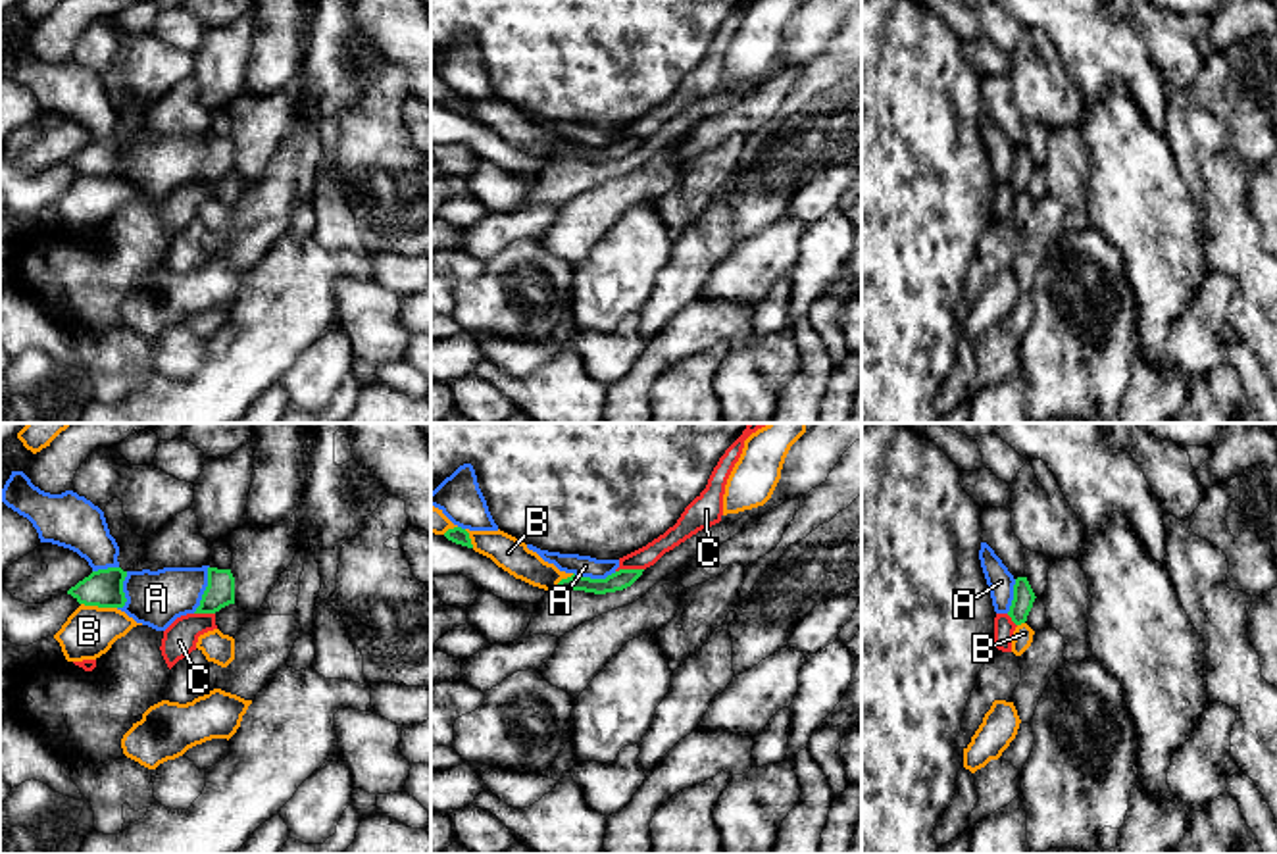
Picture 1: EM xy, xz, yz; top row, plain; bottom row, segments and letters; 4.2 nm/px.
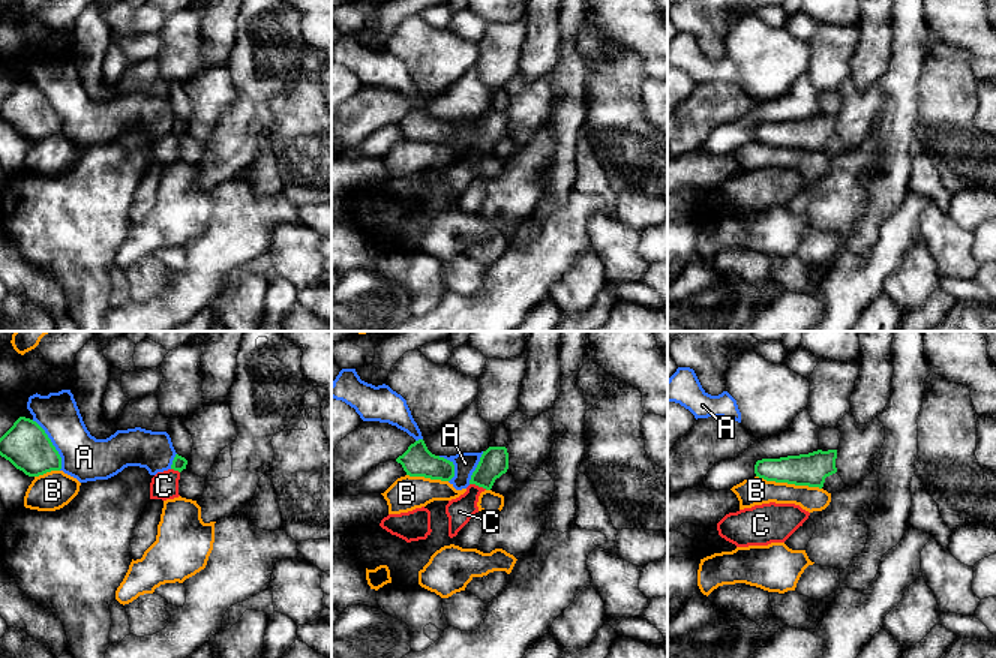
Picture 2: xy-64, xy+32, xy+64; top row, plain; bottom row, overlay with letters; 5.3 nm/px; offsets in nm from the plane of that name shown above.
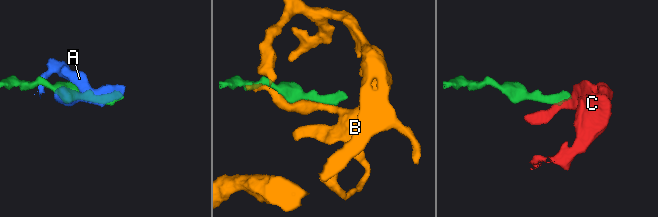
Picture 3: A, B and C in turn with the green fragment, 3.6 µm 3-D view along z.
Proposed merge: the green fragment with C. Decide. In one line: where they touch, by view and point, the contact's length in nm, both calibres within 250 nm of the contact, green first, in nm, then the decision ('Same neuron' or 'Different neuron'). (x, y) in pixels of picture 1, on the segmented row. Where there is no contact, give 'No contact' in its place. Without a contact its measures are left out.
Touches green at xz (629, 570). Shared border 120 nm. Thickness 80 nm (green) against 90 nm. Different neuron

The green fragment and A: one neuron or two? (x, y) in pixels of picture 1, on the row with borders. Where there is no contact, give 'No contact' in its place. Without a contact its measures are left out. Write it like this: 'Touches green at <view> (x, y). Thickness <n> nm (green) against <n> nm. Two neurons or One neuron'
Touches green at xy (206, 589). Thickness 120 nm (green) against 240 nm. Two neurons

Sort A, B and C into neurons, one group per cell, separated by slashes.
A C / B

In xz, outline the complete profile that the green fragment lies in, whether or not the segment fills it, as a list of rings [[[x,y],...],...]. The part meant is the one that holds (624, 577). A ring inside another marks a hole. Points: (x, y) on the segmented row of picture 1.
[[[619,569],[606,579],[590,579],[583,575],[571,575],[567,579],[562,579],[556,589],[560,590],[585,590],[594,594],[606,594],[615,592],[631,587],[644,569]]]

